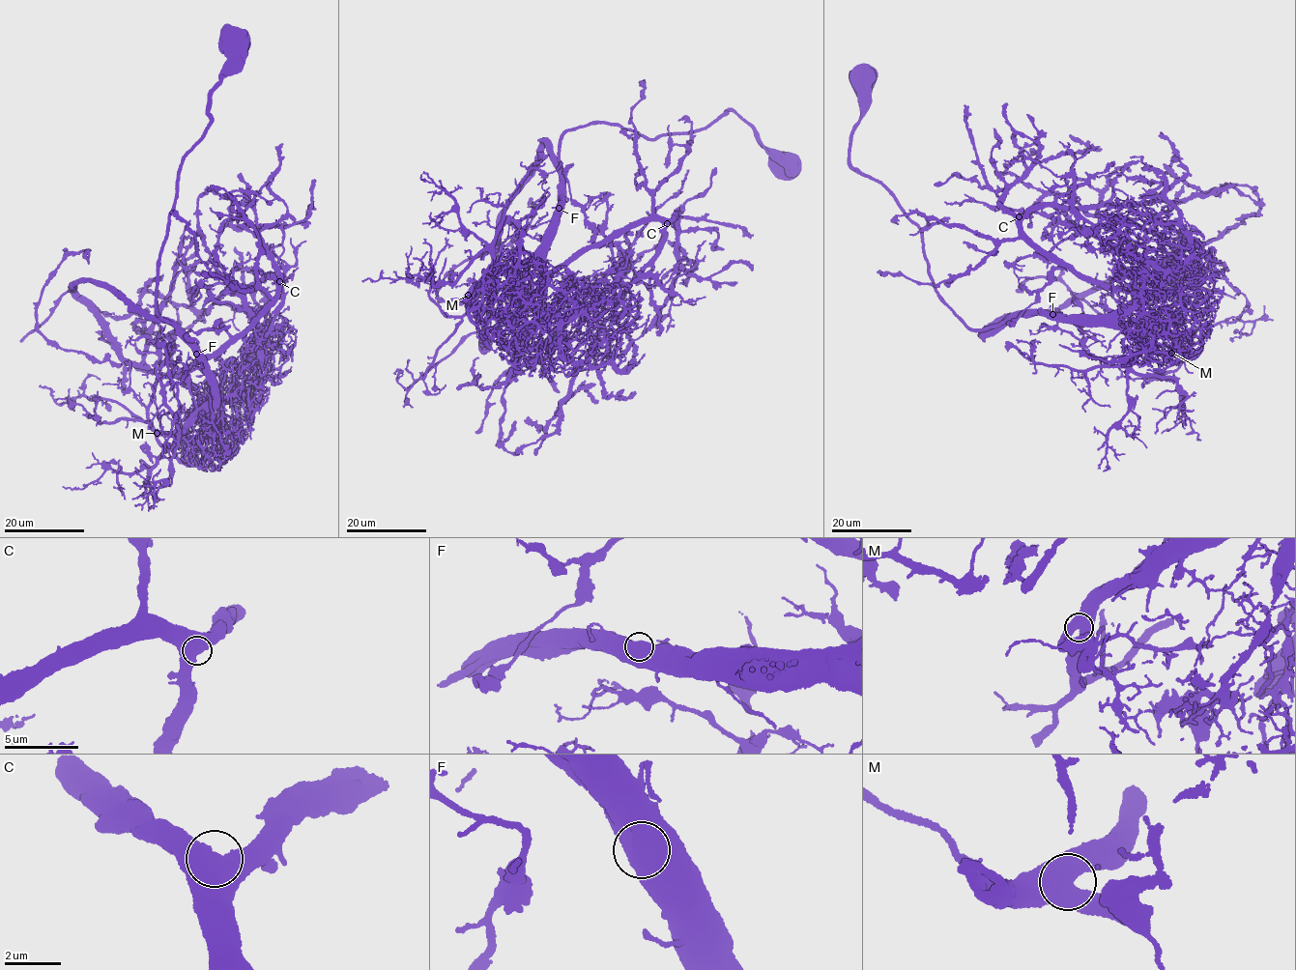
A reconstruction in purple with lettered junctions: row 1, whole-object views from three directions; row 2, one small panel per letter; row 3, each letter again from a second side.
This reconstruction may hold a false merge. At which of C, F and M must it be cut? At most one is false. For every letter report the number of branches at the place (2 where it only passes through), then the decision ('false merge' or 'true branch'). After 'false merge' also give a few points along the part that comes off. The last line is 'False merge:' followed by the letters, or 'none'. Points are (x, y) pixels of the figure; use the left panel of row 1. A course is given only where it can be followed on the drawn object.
C: 1 | true branch
F: 1 | true branch
M: 1 | true branch
False merge: none

